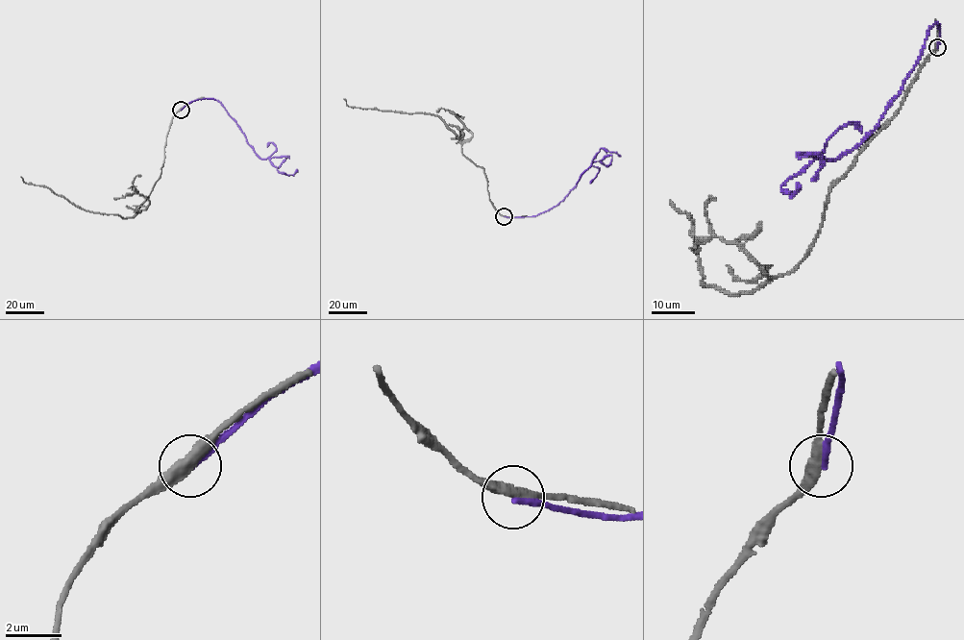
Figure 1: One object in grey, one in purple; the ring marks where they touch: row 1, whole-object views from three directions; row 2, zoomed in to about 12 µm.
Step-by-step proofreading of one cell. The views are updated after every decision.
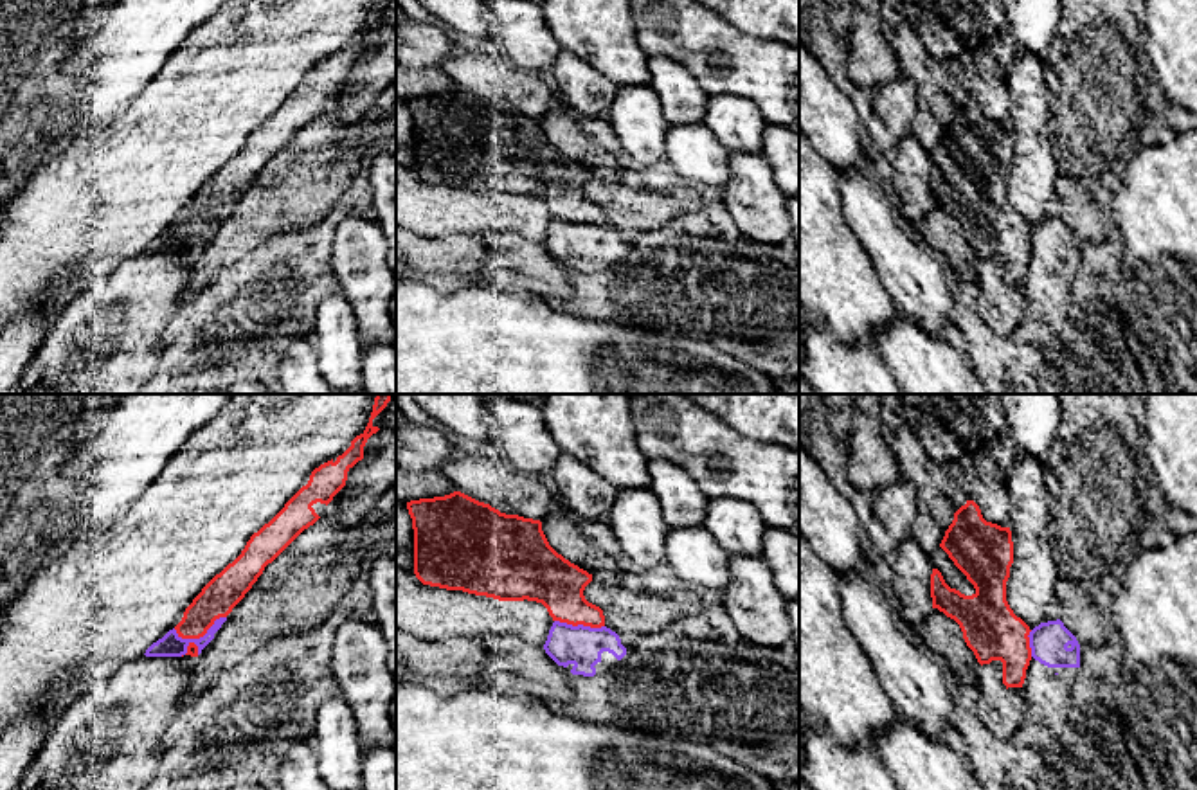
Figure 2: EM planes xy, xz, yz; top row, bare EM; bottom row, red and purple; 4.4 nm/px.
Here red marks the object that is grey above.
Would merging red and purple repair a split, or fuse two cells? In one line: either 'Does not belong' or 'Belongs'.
Does not belong

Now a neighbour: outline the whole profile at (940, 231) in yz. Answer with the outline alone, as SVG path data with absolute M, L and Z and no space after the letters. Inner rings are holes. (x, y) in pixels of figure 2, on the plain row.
M932 205L923 216L923 225L918 234L931 250L938 250L947 257L952 272L959 279L968 283L979 279L981 261L967 243L963 229L954 216Z

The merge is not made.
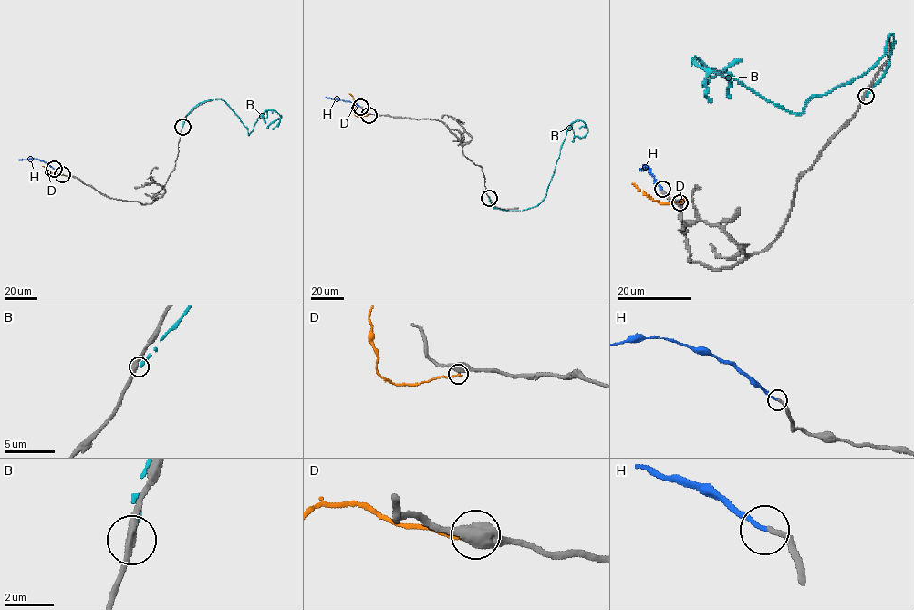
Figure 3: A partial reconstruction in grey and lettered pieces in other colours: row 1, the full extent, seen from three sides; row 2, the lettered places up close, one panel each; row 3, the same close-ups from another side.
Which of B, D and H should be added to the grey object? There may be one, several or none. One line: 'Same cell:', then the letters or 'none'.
Same cell: H

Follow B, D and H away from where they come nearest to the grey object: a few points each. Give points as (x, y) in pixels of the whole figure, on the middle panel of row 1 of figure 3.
B: (489, 197), (491, 204), (501, 210), (536, 206), (546, 195), (568, 128), (582, 120), (587, 132), (573, 137)
D: (368, 115), (357, 116), (355, 114), (354, 99), (348, 93)
H: (360, 107), (325, 97)

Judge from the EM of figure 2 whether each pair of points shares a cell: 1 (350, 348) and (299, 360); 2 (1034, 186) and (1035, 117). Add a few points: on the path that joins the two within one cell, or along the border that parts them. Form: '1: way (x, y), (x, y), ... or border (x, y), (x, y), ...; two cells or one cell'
1: border (310, 339), (315, 350), (317, 369), (323, 375); two cells
2: way (1034, 170), (1034, 134); one cell

